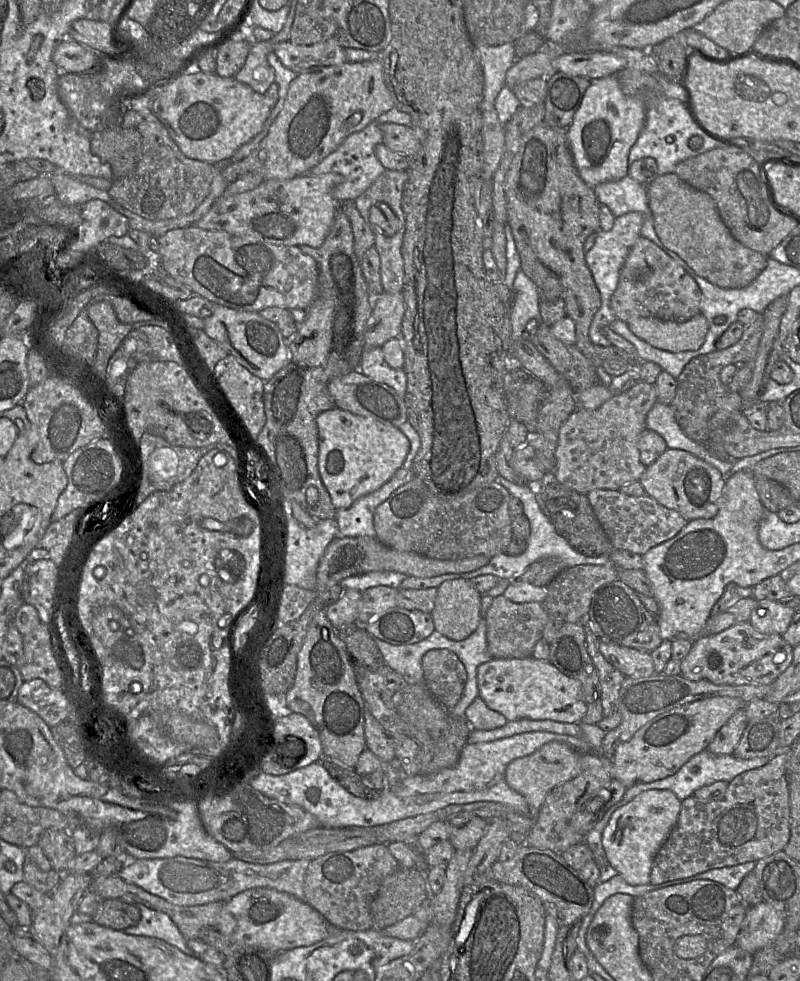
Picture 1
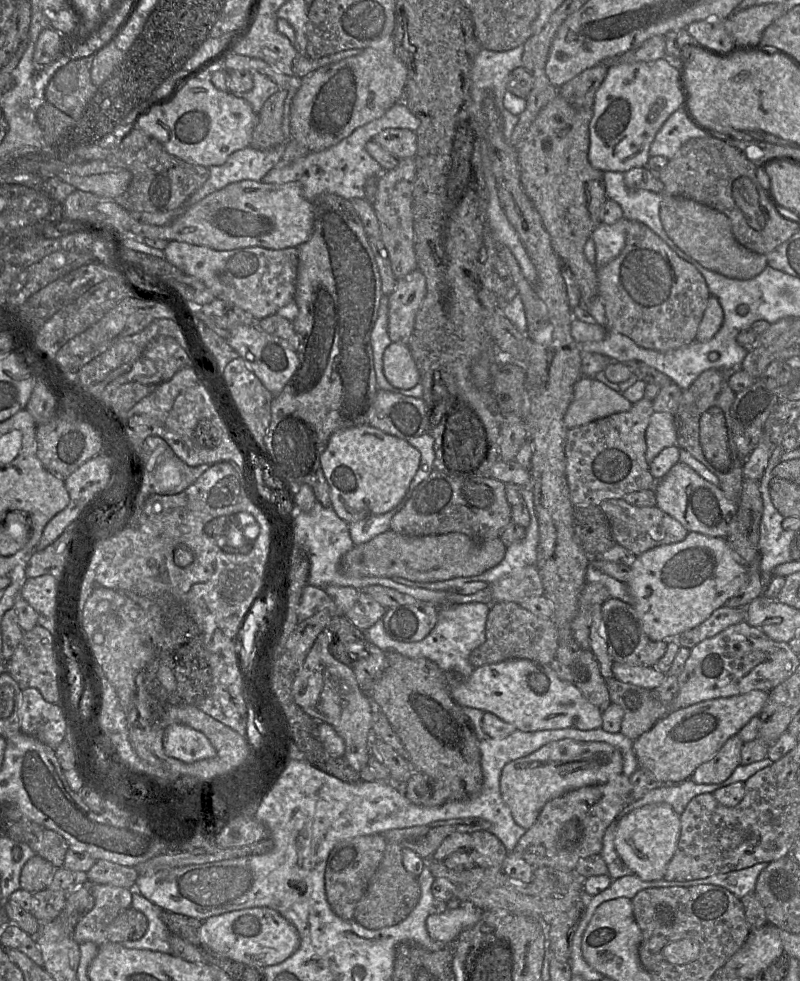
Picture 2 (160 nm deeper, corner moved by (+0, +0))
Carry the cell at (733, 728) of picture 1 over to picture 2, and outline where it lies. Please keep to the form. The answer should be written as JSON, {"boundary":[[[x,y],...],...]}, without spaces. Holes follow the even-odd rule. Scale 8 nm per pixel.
{"boundary":[[[738,734],[731,736],[712,759],[697,767],[690,779],[696,784],[717,784],[727,780],[741,763],[743,745]]]}

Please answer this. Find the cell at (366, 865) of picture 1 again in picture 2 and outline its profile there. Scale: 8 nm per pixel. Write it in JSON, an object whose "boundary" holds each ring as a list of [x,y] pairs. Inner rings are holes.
{"boundary":[[[373,834],[344,840],[331,850],[325,868],[325,893],[331,909],[341,919],[354,919],[357,903],[377,871],[385,849],[385,838],[381,834]]]}

